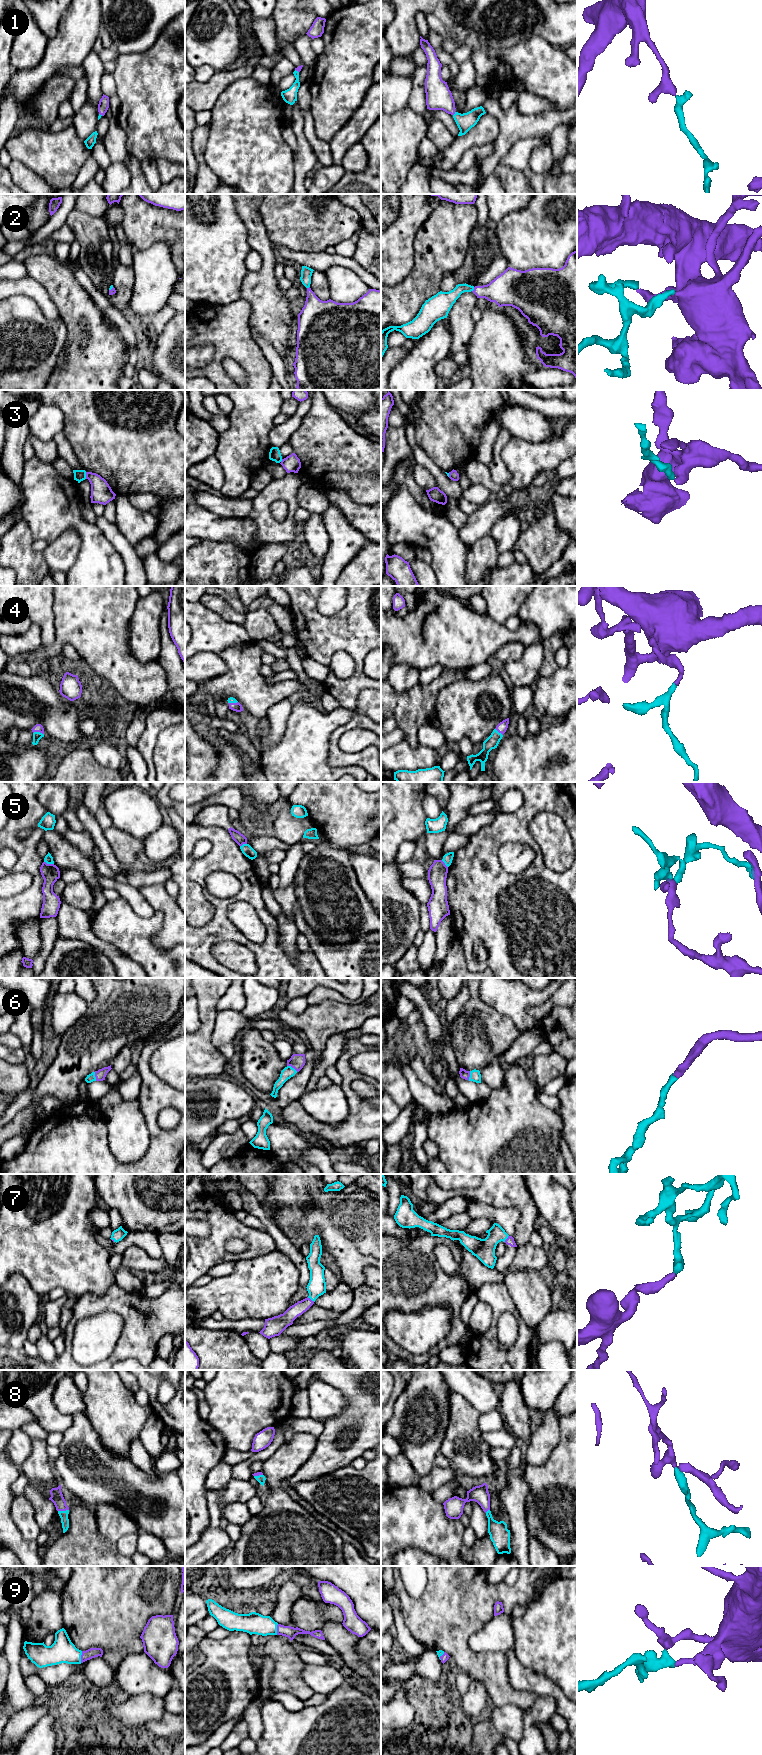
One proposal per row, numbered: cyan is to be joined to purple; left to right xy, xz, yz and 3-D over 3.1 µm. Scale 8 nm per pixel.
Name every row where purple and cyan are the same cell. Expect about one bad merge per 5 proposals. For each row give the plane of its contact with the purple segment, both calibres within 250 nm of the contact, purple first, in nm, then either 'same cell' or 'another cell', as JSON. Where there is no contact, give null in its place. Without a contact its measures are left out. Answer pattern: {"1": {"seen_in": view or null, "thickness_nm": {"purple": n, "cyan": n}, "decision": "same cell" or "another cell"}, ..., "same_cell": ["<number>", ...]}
{"1": {"seen_in": "yz", "thickness_nm": {"purple": 200, "cyan": 140}, "decision": "same cell"}, "2": {"seen_in": "yz", "thickness_nm": {"purple": 260, "cyan": 140}, "decision": "same cell"}, "3": {"seen_in": "xy", "thickness_nm": {"purple": 170, "cyan": 100}, "decision": "another cell"}, "4": {"seen_in": "xy", "thickness_nm": {"purple": 60, "cyan": 70}, "decision": "same cell"}, "5": {"seen_in": "xy", "thickness_nm": {"purple": 140, "cyan": 70}, "decision": "another cell"}, "6": {"seen_in": "xz", "thickness_nm": {"purple": 120, "cyan": 90}, "decision": "same cell"}, "7": {"seen_in": "xz", "thickness_nm": {"purple": 120, "cyan": 150}, "decision": "same cell"}, "8": {"seen_in": "xy", "thickness_nm": {"purple": 100, "cyan": 70}, "decision": "same cell"}, "9": {"seen_in": "xy", "thickness_nm": {"purple": 80, "cyan": 190}, "decision": "same cell"}, "same_cell": ["1", "2", "4", "6", "7", "8", "9"]}

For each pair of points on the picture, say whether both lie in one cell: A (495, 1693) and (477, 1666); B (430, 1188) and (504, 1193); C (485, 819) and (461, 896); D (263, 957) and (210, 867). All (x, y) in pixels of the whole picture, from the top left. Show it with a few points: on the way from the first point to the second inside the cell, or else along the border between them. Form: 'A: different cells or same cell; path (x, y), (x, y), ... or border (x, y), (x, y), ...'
A: same cell; path (495, 1686), (484, 1673)
B: same cell; path (448, 1193), (486, 1193)
C: different cells; border (495, 813), (494, 819), (490, 823), (471, 835)
D: same cell; path (271, 929), (251, 888), (238, 873)

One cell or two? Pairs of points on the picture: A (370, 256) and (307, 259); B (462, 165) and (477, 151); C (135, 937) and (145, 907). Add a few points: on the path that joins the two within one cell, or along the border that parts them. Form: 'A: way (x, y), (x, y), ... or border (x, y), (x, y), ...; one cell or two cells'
A: border (352, 257), (370, 273); two cells
B: way (466, 161), (473, 154); one cell
C: border (126, 900), (141, 916), (151, 916), (156, 911); two cells

